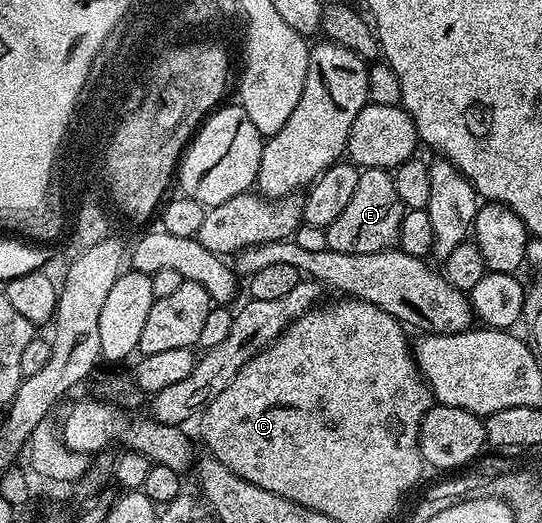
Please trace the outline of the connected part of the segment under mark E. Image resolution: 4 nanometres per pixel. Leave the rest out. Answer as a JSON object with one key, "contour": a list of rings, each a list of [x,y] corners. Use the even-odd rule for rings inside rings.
{"contour":[[[363,169],[357,179],[357,191],[345,211],[327,228],[327,248],[346,253],[379,253],[399,240],[399,228],[405,212],[397,195],[394,176],[385,169]]]}

